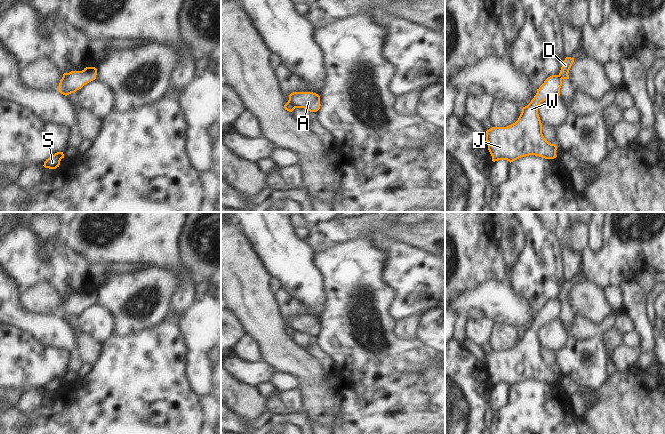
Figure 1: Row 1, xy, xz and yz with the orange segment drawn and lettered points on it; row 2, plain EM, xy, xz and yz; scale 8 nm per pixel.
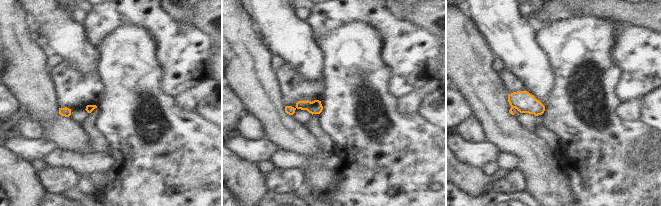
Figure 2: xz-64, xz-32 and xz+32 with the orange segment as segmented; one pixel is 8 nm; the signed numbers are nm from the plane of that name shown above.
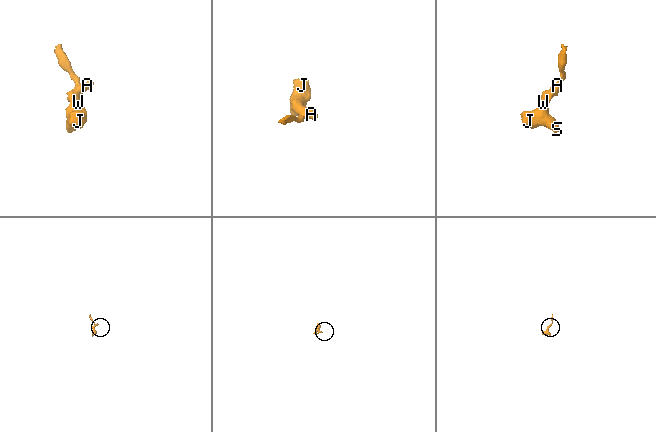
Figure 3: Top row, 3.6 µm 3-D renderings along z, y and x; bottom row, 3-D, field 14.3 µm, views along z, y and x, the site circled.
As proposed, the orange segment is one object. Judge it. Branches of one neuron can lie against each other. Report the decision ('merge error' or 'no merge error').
merge error

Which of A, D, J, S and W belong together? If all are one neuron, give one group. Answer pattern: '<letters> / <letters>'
A J S W / D

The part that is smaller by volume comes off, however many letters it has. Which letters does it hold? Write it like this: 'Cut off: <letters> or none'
Cut off: D

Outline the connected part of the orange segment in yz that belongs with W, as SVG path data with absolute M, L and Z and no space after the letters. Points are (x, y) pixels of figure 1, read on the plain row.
M548 301L537 313L531 326L522 332L518 344L507 351L492 351L486 355L488 374L492 385L507 384L510 387L529 379L545 383L557 381L555 368L549 367L542 358L542 347L538 338L541 326L560 320L562 302Z

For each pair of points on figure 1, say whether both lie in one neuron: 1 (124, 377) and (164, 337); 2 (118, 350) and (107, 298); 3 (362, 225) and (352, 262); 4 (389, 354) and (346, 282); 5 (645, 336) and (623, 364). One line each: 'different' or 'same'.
1: same
2: different
3: different
4: same
5: same

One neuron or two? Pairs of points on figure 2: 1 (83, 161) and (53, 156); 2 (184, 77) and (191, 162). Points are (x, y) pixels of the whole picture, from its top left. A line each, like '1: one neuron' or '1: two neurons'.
1: one neuron
2: two neurons

